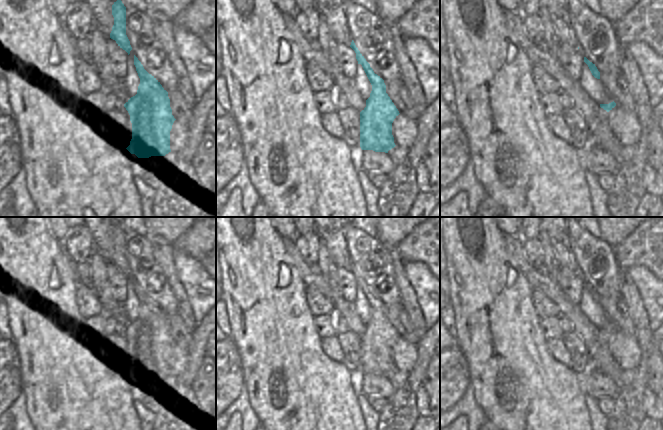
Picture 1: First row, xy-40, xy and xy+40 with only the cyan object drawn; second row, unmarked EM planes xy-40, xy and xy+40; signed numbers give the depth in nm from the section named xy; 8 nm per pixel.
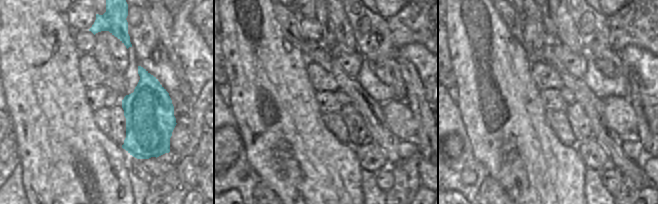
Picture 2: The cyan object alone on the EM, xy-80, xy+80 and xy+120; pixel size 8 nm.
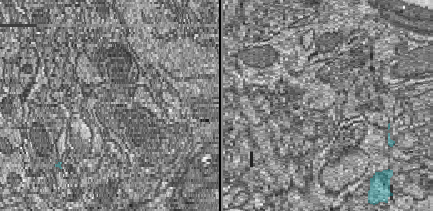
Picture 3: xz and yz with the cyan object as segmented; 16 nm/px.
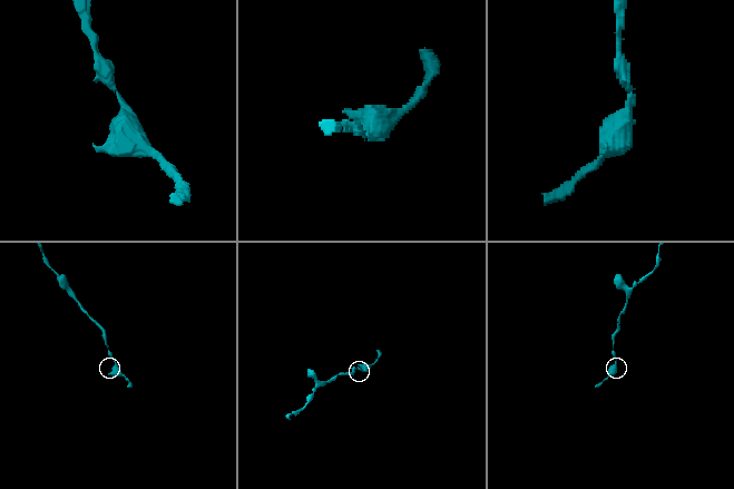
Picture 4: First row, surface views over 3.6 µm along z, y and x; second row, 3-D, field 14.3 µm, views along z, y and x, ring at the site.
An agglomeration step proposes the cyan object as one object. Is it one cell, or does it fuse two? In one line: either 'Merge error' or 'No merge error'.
No merge error.

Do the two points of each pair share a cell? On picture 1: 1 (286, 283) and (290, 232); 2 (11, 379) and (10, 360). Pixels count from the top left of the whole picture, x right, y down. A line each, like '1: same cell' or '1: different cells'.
1: different cells
2: same cell

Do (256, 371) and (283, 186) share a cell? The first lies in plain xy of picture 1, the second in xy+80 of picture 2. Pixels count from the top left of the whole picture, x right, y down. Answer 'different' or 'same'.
same

